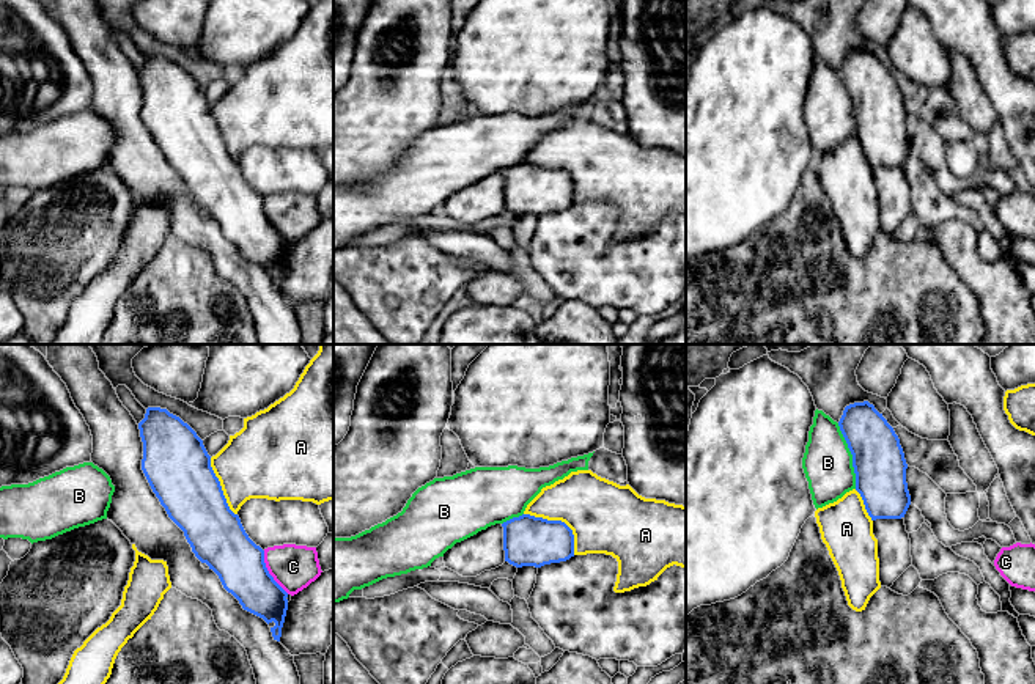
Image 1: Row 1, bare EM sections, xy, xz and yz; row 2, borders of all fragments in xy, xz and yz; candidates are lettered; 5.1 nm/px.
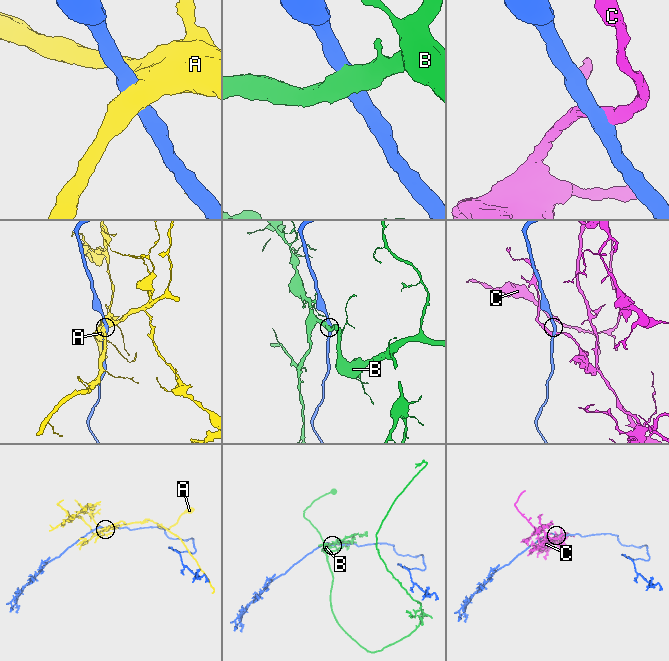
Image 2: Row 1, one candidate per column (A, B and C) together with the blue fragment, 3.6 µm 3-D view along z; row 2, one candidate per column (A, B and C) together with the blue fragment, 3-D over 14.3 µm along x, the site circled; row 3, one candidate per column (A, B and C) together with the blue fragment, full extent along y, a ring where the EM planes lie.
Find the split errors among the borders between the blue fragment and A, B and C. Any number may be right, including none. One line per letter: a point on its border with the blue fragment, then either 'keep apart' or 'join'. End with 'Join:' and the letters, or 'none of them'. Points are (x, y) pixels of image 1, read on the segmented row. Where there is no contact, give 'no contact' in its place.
A: meets blue in xz at (560, 521); keep apart
B: meets blue in yz at (853, 456); keep apart
C: meets blue in xy at (268, 573); keep apart
Join: none of them

